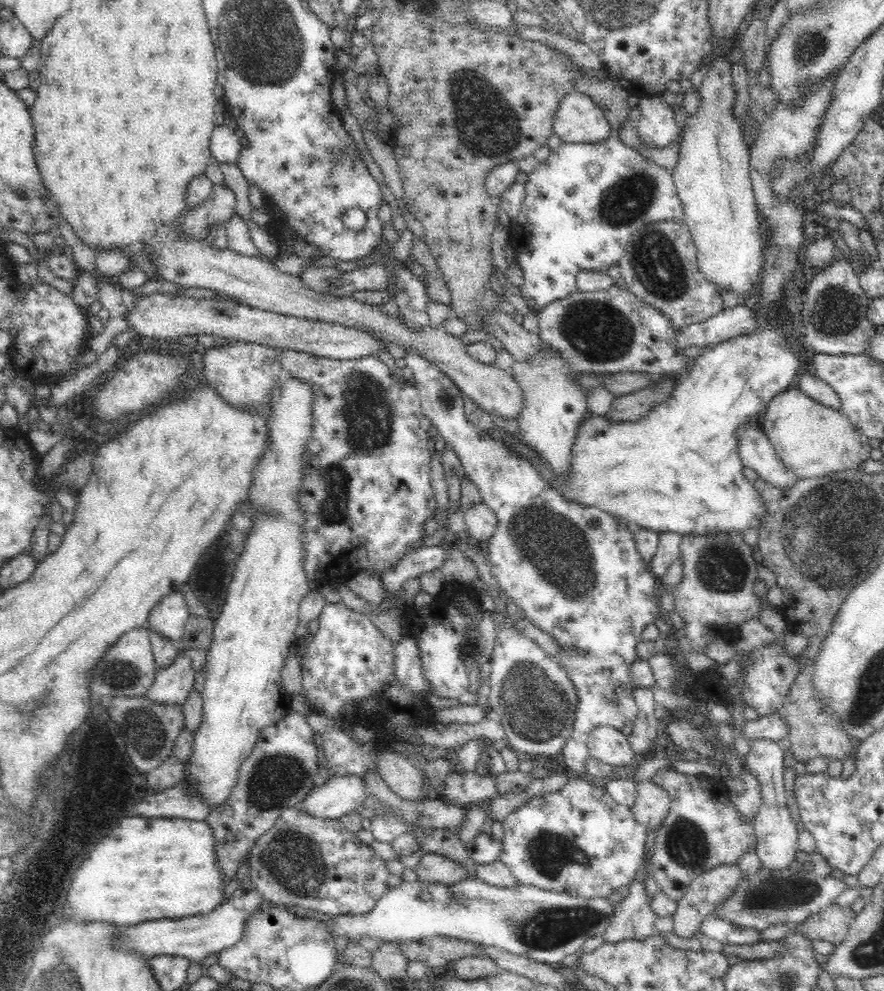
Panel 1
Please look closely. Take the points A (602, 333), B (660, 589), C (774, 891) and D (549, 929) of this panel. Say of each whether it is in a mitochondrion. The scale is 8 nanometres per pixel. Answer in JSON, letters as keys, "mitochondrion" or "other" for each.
{"A":"mitochondrion","B":"other","C":"mitochondrion","D":"mitochondrion"}

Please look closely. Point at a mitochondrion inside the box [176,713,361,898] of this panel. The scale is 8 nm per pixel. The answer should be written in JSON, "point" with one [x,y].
{"point":[277,777]}

